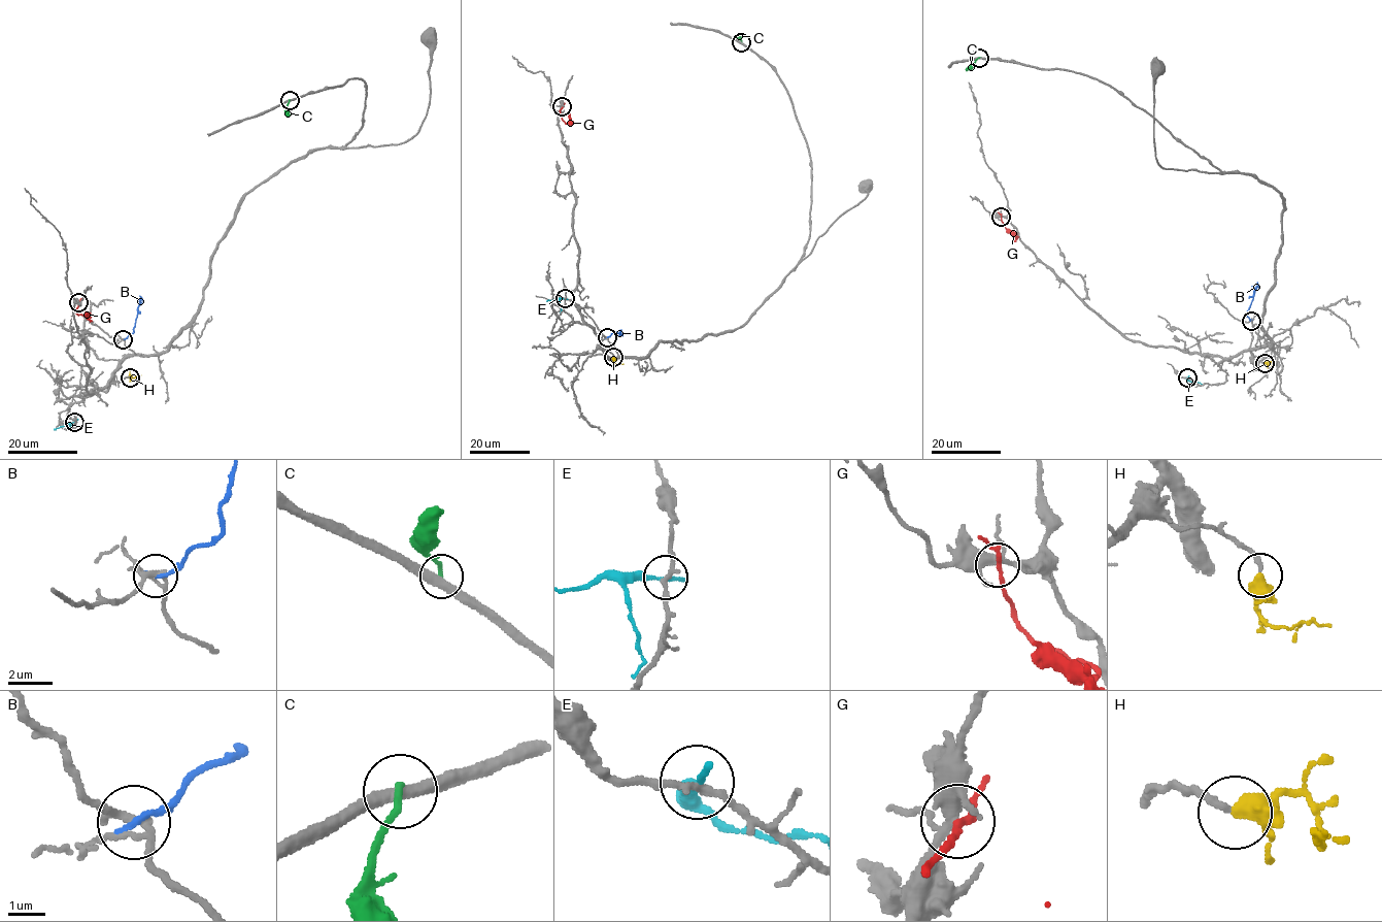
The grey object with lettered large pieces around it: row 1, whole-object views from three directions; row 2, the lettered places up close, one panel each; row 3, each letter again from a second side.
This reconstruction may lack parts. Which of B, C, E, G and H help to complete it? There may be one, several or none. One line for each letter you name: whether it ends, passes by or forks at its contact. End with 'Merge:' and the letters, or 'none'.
H: it forks
Merge: H

